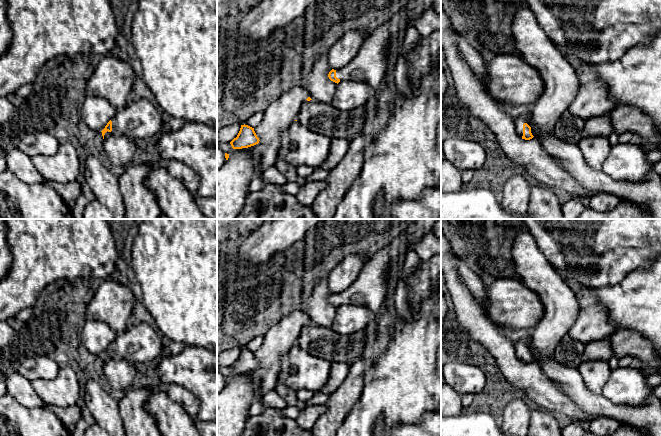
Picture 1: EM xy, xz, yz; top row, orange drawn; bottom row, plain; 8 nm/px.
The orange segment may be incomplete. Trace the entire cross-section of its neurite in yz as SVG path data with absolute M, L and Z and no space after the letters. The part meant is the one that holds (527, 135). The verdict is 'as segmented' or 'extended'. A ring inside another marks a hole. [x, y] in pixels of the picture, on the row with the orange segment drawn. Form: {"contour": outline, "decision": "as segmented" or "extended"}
{"contour": "M518 117L514 122L517 133L522 139L530 140L534 137L531 133L531 127L526 123L524 118Z", "decision": "extended"}

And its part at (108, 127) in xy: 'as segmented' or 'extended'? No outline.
extended

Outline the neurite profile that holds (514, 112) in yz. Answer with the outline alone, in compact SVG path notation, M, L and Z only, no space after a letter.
M494 100L496 104L503 109L503 111L508 114L513 120L518 117L525 119L526 123L531 127L532 126L532 116L530 113L530 105L517 105L513 106L511 104L502 103Z

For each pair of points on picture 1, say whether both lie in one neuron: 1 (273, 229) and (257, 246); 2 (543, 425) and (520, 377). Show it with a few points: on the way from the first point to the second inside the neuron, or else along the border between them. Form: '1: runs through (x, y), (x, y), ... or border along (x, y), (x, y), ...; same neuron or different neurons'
1: runs through (270, 233), (261, 242); same neuron
2: border along (528, 400), (553, 413); different neurons

